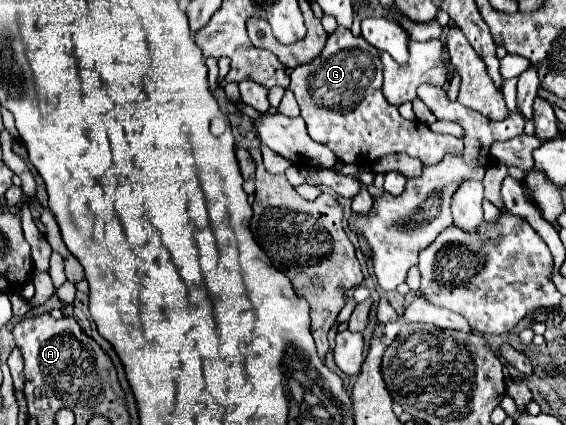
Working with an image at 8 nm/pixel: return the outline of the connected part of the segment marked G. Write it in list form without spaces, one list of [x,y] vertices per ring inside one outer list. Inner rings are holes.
[[[338,26],[328,36],[324,50],[310,64],[294,70],[290,88],[300,104],[310,138],[328,146],[340,162],[370,168],[386,154],[406,152],[420,158],[422,164],[436,164],[444,154],[462,150],[460,138],[434,134],[426,124],[400,116],[398,108],[382,94],[380,52],[362,36],[352,36],[350,28]]]

